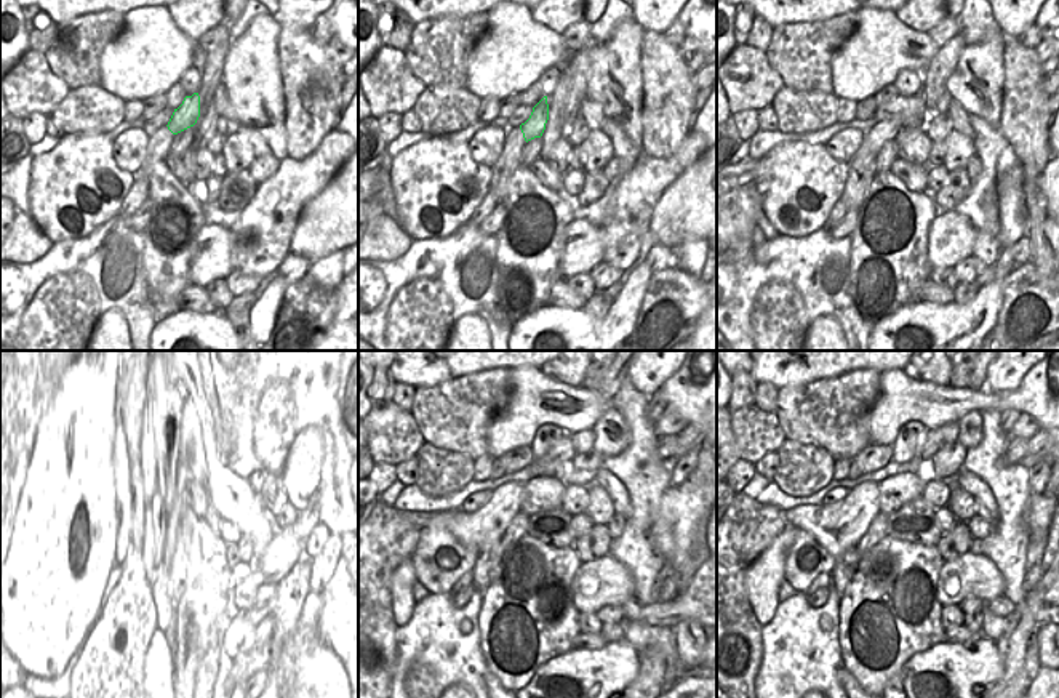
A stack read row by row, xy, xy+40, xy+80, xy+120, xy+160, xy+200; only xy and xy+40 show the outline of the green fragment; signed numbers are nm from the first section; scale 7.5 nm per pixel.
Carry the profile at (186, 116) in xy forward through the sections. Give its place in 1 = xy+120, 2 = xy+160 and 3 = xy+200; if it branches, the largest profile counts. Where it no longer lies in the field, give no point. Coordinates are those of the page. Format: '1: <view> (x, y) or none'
1: xy+120 (152, 498)
2: xy+160 (487, 525)
3: xy+200 (839, 527)

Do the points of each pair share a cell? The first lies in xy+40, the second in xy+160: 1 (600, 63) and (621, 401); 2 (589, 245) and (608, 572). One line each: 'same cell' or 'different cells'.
1: different cells
2: same cell

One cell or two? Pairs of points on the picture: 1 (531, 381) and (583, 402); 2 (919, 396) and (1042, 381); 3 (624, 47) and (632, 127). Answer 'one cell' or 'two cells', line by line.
1: one cell
2: one cell
3: one cell

